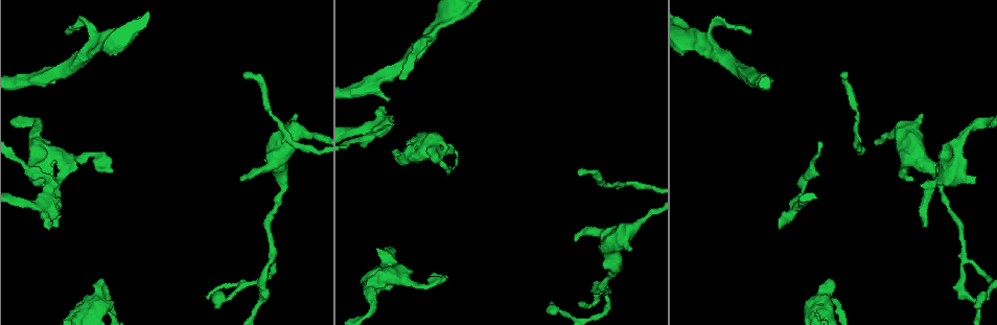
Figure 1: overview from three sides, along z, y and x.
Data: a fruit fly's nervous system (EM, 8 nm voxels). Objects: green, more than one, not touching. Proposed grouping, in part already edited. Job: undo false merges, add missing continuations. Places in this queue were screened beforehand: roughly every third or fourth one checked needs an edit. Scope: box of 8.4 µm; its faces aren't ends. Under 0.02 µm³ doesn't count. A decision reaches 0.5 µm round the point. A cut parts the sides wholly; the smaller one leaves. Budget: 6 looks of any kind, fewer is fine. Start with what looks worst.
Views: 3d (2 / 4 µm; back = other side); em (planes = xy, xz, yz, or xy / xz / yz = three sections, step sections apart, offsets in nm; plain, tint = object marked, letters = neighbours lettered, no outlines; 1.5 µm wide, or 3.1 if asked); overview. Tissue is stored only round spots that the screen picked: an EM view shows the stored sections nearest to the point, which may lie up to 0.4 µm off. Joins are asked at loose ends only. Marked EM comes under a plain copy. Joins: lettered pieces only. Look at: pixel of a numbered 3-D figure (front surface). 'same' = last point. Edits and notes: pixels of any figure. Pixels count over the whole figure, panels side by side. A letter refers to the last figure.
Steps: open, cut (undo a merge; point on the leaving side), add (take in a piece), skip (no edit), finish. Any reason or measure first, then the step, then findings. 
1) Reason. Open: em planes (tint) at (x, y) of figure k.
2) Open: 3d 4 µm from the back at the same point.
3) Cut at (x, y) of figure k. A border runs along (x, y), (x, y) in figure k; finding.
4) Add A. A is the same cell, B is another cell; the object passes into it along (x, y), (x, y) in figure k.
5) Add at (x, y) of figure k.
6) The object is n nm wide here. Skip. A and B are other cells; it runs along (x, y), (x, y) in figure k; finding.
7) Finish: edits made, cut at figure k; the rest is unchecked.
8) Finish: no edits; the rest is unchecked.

An open end. Open: 3d 4 µm at (52, 225) of figure 1.

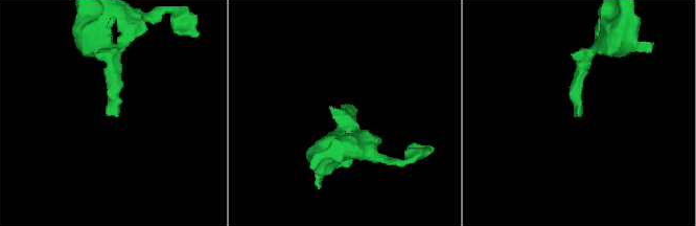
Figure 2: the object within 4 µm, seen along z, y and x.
Now the EM. Open: em planes (letters) at (575, 115) of figure 2.

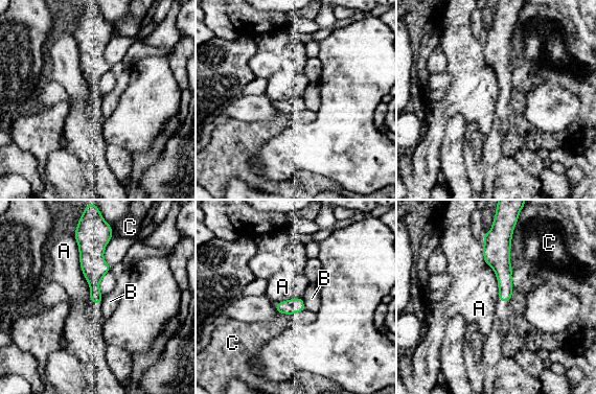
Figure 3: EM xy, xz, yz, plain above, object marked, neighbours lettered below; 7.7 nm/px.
Skip. A, B and C are other cells; a border runs along (72, 234), (91, 301) in figure 3; none of them fits.

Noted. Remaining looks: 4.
Sudden change in width. Open: em yz step 8 (letters) at (811, 305) of figure 1.

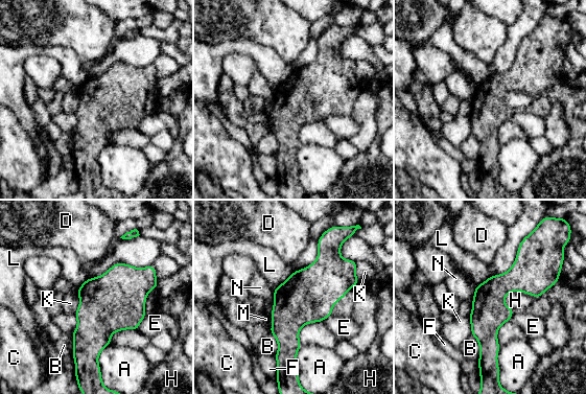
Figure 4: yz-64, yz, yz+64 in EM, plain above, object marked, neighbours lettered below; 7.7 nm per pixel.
The object is 280 nm wide here; the longest contact is with H, 260 nm. Skip. A, B, C, D, E, F, H, K, L, M and N are other cells; continuous, no second cell.

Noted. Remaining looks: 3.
Open: 3d 2 µm at (979, 308) of figure 1.

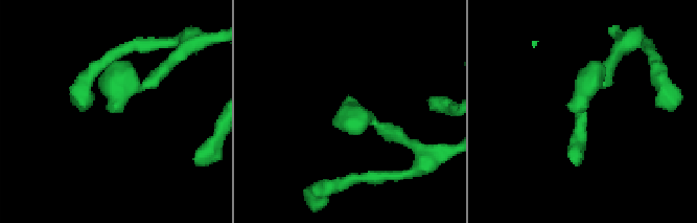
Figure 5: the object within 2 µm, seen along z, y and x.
Open: em planes (letters) at (115, 112) of figure 5.

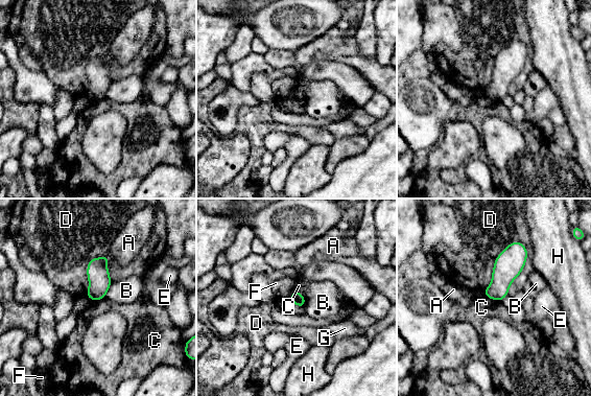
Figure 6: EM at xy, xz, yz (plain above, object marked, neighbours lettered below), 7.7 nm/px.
The object is 100 nm wide here. Skip. A, B, C, D, E, F, G and H are other cells; a border runs along (485, 295), (500, 302) in figure 6; no lettered piece goes on from it.

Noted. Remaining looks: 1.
Finish: no edits; the rest is unchecked.

